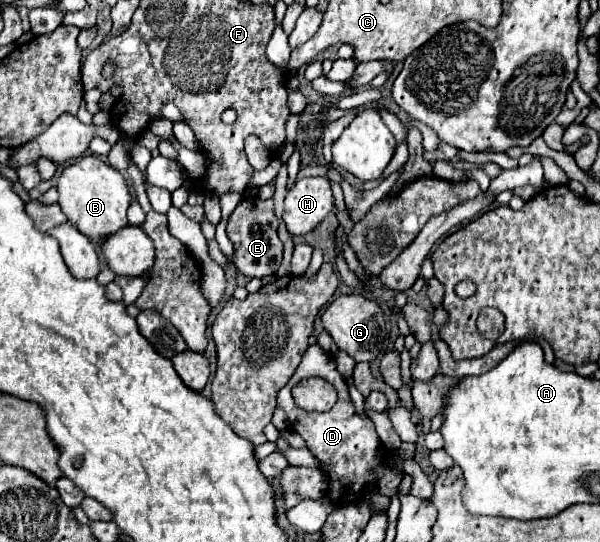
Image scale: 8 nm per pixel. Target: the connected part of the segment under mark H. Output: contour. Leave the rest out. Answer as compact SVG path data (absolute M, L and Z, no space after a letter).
M324 176L302 178L286 194L282 220L290 234L304 236L312 232L332 208L334 198L330 190L330 180Z

